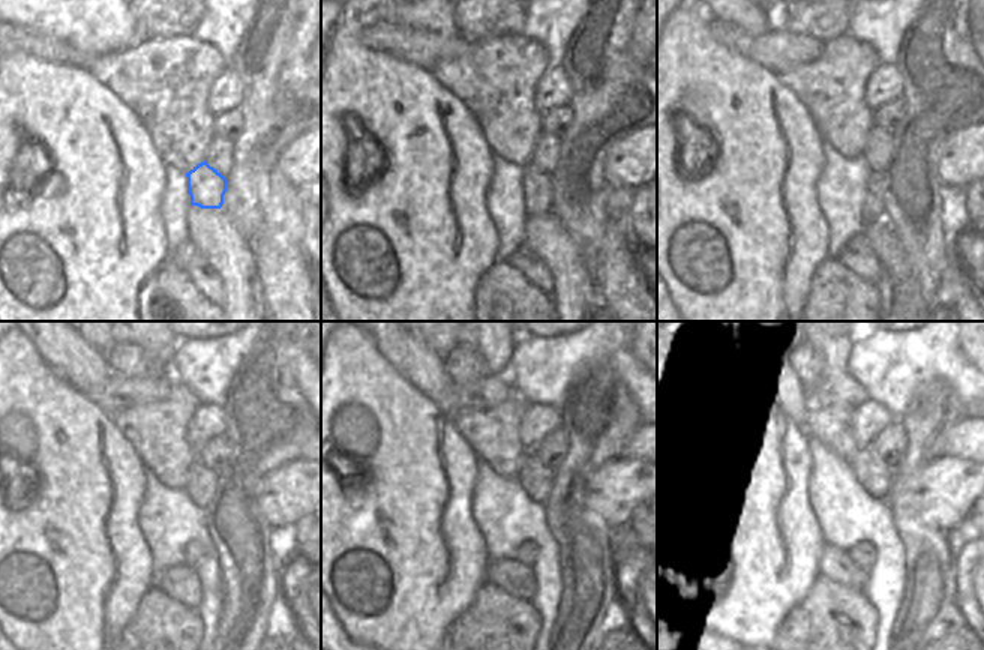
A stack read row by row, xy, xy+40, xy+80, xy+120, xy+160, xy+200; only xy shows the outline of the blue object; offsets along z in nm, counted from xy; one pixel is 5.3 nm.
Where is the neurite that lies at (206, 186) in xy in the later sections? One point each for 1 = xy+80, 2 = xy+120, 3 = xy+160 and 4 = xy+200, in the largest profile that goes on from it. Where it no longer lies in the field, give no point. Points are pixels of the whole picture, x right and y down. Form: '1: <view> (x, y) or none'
1: xy+80 (873, 206)
2: xy+120 (194, 553)
3: xy+160 (527, 554)
4: xy+200 (863, 553)

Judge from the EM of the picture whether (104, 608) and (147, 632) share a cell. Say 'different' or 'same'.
different

